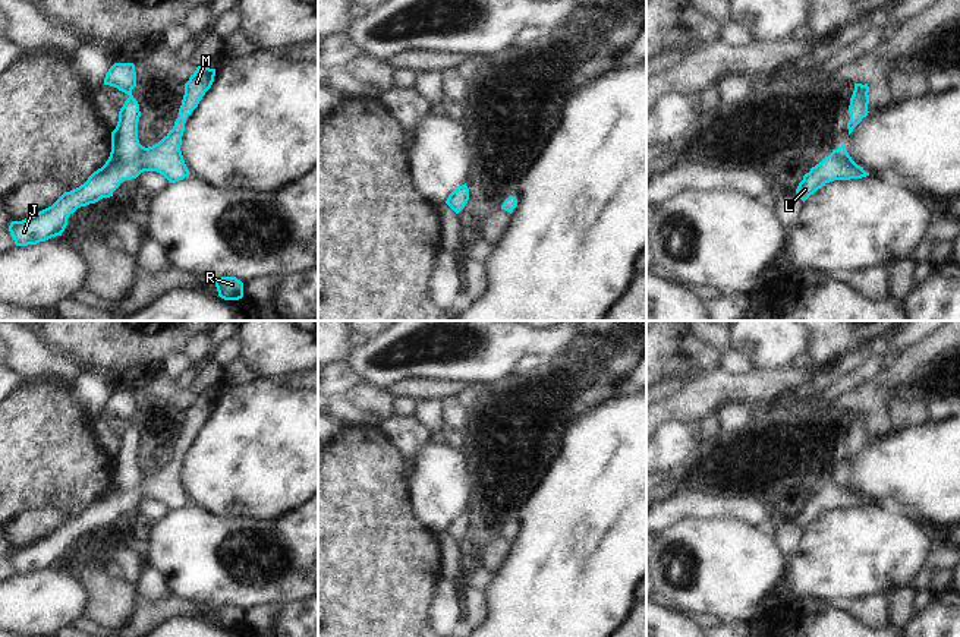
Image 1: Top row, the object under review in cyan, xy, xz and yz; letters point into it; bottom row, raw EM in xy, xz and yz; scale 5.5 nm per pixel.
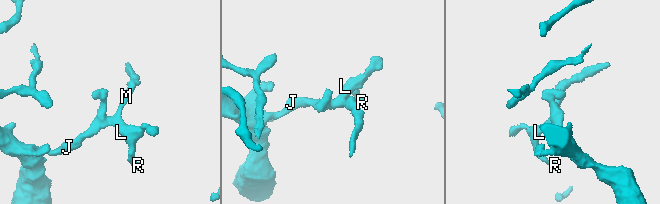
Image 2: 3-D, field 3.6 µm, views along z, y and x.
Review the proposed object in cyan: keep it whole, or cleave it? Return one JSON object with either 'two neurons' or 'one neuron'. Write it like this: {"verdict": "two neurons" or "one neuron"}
{"verdict": "one neuron"}

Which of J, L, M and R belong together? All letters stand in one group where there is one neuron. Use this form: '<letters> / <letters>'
J L M R

